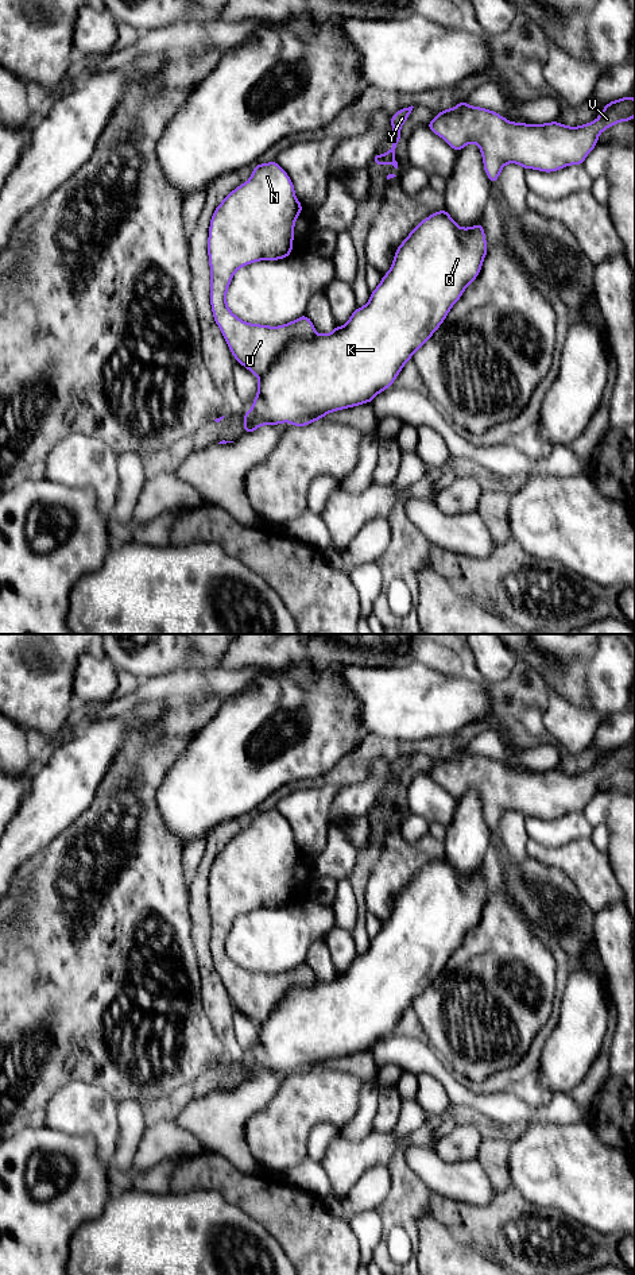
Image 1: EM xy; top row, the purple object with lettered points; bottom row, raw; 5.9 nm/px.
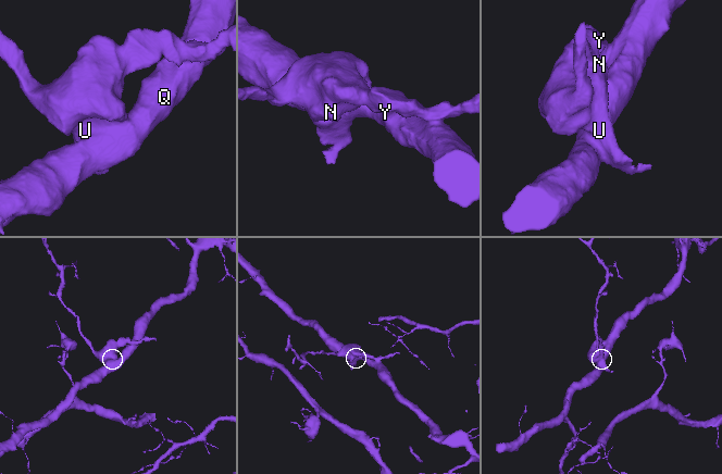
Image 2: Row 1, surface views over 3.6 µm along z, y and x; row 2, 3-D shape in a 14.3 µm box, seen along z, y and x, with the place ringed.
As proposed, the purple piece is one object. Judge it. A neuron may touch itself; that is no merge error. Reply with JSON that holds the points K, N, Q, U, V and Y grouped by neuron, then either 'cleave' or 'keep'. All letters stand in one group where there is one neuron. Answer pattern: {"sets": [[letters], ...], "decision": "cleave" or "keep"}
{"sets": [["K", "Q"], ["N", "U", "V", "Y"]], "decision": "cleave"}

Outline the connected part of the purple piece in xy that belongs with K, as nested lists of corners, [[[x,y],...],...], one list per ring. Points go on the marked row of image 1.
[[[445,208],[422,220],[396,248],[391,268],[383,275],[379,286],[372,290],[365,306],[356,308],[345,325],[336,327],[328,335],[314,333],[310,339],[291,340],[275,358],[266,374],[259,378],[258,395],[252,402],[252,410],[245,410],[244,413],[244,434],[255,432],[262,425],[275,426],[280,422],[291,422],[293,426],[306,426],[321,420],[328,413],[372,402],[380,391],[392,386],[404,363],[411,360],[413,353],[419,349],[445,321],[452,306],[460,300],[468,285],[477,278],[487,252],[487,240],[481,221],[471,228],[461,228],[454,223]]]

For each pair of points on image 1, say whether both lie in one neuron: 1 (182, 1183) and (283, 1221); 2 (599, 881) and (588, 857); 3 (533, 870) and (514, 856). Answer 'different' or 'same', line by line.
1: same
2: same
3: different

